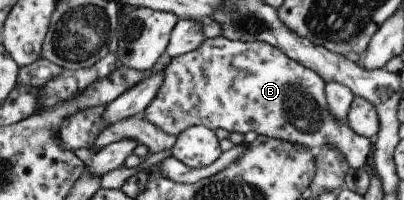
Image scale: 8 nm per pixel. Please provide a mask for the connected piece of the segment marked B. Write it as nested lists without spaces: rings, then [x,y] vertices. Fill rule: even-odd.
[[[222,35],[206,38],[196,49],[171,58],[162,72],[162,83],[140,117],[168,135],[176,137],[190,126],[204,126],[213,132],[215,129],[224,129],[228,133],[237,131],[242,135],[254,131],[257,135],[300,144],[310,150],[328,146],[338,150],[350,168],[361,168],[370,153],[368,138],[356,135],[347,120],[337,120],[328,111],[323,79],[314,70],[292,61],[269,43],[229,40]]]

